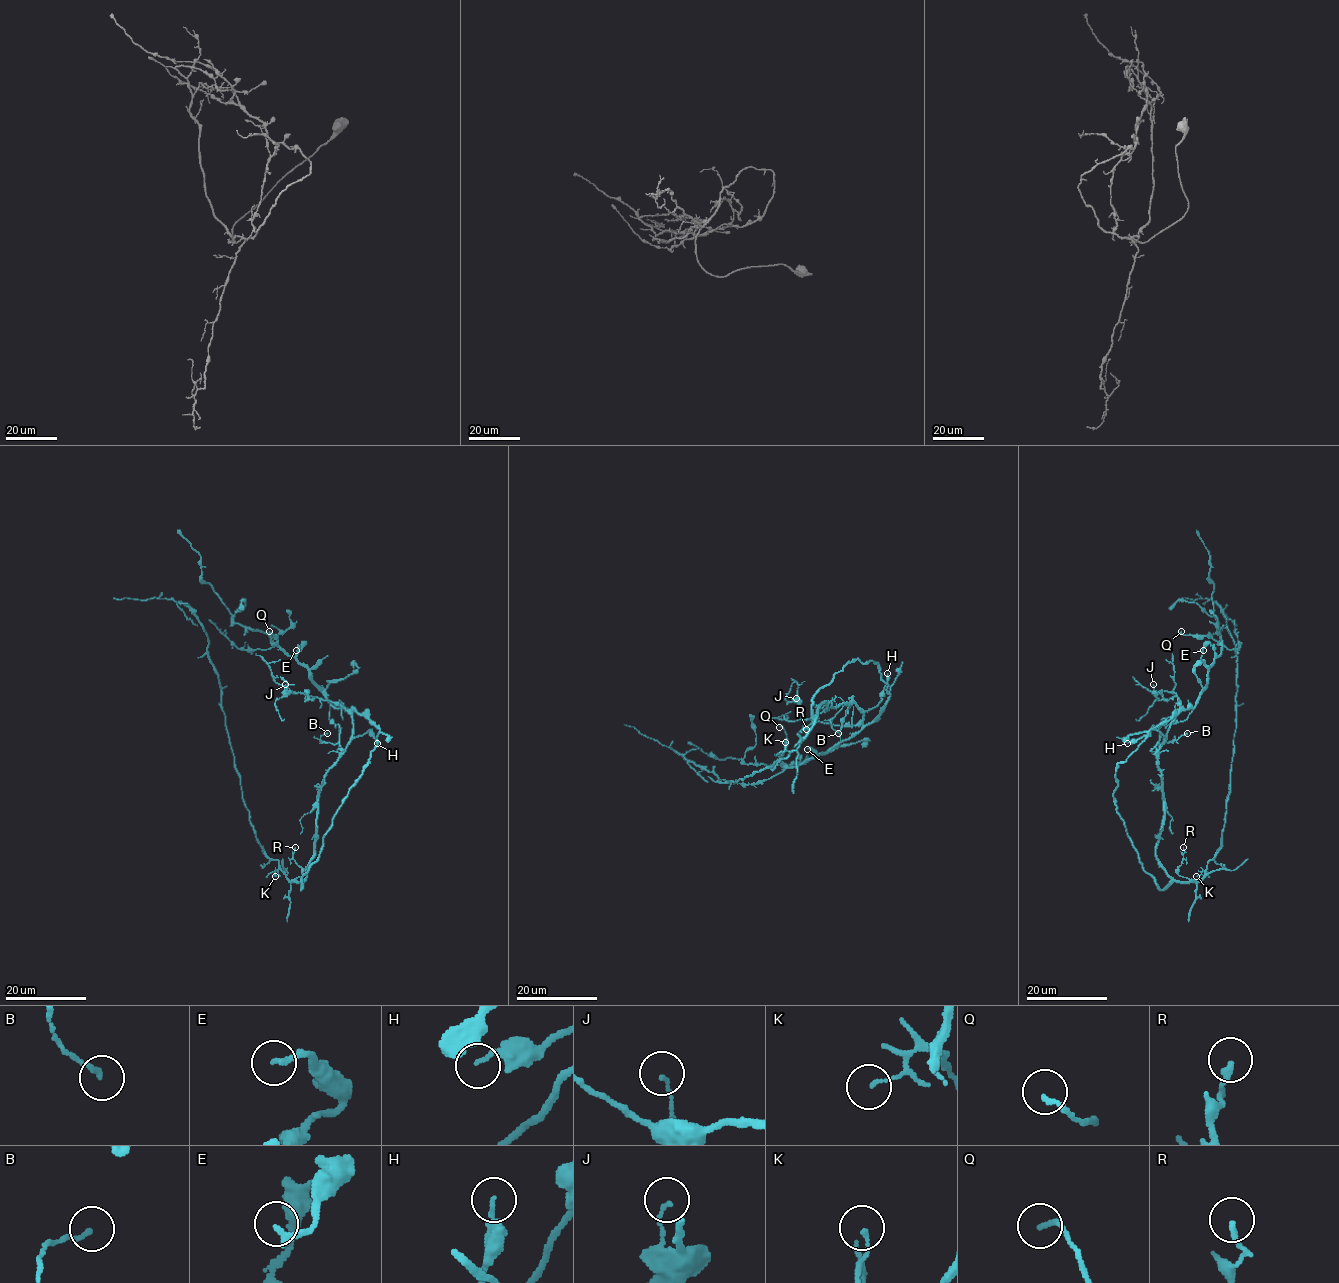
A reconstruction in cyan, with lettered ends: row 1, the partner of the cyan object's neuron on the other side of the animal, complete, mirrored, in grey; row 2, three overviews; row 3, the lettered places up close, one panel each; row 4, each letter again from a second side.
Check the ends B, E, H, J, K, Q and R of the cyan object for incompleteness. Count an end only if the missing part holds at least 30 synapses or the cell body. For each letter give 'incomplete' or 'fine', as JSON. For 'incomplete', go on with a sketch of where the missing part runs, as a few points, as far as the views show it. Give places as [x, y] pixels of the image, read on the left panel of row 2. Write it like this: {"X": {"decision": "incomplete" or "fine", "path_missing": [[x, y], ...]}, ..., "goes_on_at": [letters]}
{"B": {"decision": "fine"}, "E": {"decision": "fine"}, "H": {"decision": "fine"}, "J": {"decision": "fine"}, "K": {"decision": "fine"}, "Q": {"decision": "fine"}, "R": {"decision": "fine"}, "goes_on_at": []}

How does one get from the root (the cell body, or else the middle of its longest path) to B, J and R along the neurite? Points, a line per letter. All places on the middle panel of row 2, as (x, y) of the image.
B: (819, 707), (825, 701), (828, 709), (851, 701), (830, 719), (831, 727), (838, 733)
J: (819, 707), (825, 701), (828, 709), (854, 703), (863, 718), (854, 726), (807, 719), (796, 698)
R: (819, 707), (808, 735), (813, 724), (806, 729)

